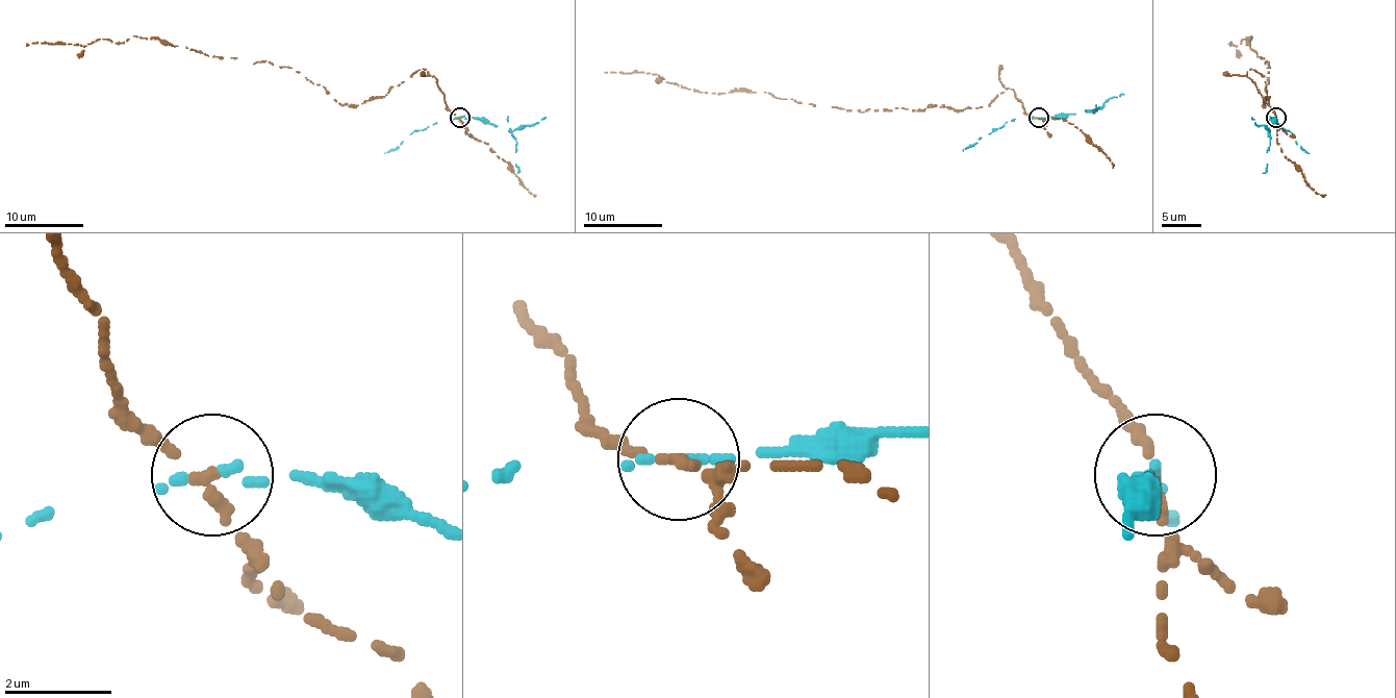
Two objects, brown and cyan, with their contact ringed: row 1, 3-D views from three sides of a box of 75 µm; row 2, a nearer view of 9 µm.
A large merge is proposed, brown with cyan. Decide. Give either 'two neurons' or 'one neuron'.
two neurons

